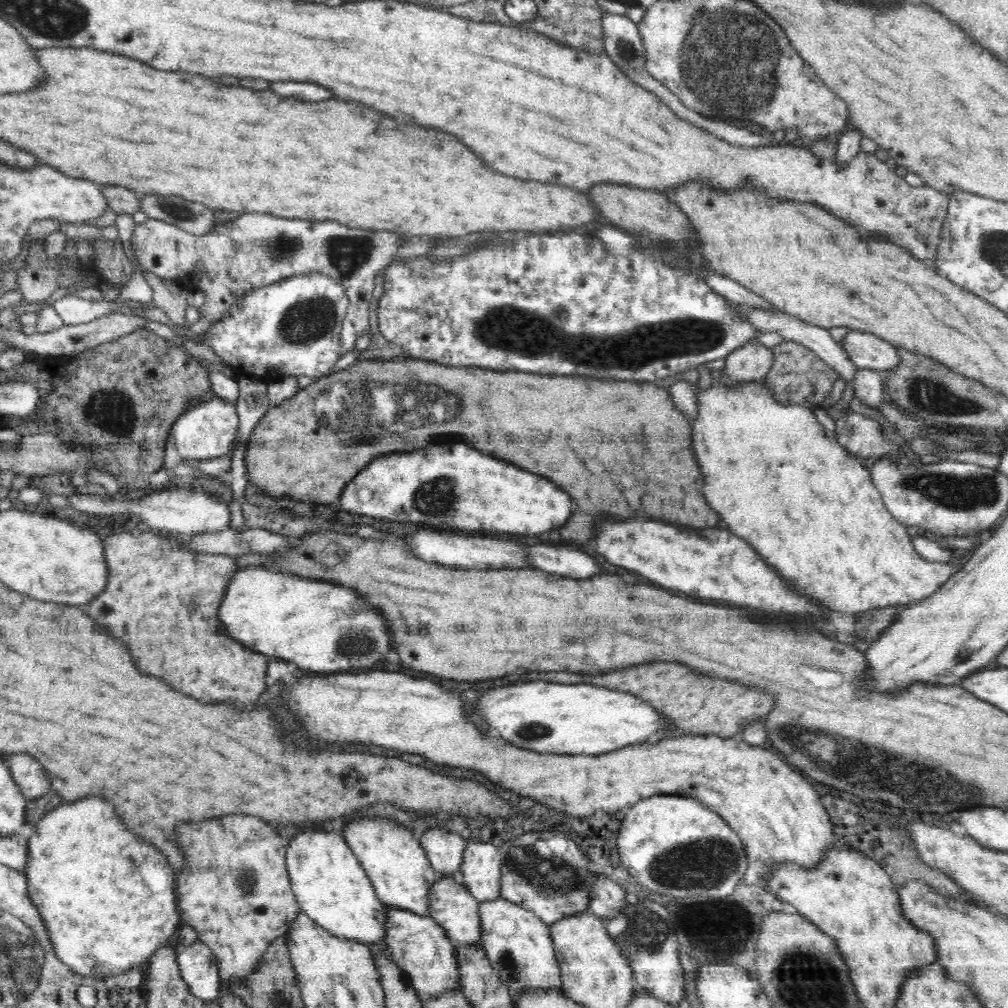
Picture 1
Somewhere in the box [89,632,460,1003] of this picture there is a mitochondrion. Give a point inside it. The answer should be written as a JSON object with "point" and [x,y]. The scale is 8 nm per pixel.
{"point":[246,880]}

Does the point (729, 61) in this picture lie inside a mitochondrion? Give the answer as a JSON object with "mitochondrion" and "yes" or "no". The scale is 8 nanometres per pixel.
{"mitochondrion":"yes"}

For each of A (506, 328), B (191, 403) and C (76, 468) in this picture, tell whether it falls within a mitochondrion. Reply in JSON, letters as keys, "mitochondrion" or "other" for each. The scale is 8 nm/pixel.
{"A":"mitochondrion","B":"other","C":"other"}

